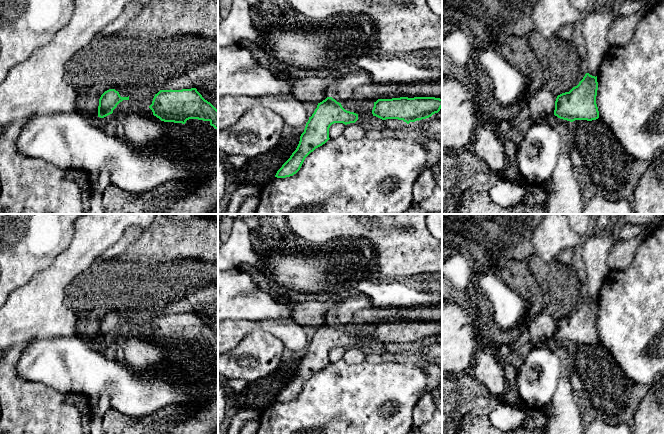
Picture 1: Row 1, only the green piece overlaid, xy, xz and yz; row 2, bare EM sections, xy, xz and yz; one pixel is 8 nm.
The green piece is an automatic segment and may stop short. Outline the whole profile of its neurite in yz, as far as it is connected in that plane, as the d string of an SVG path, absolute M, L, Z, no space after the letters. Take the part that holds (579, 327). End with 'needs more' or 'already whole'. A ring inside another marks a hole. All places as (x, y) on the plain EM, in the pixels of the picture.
M586 297L577 310L557 320L554 339L570 346L598 343L597 314L597 300Z | already whole

